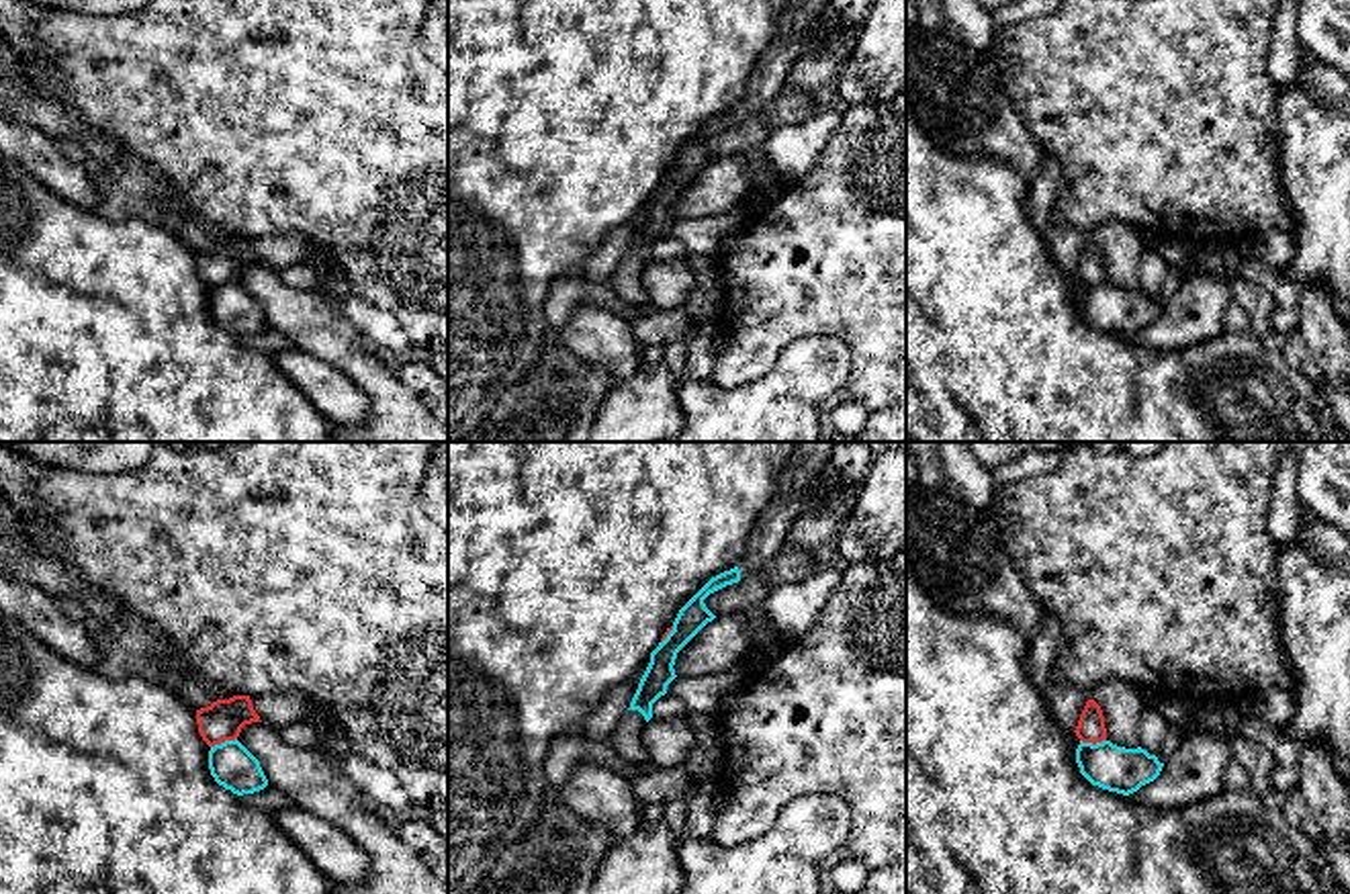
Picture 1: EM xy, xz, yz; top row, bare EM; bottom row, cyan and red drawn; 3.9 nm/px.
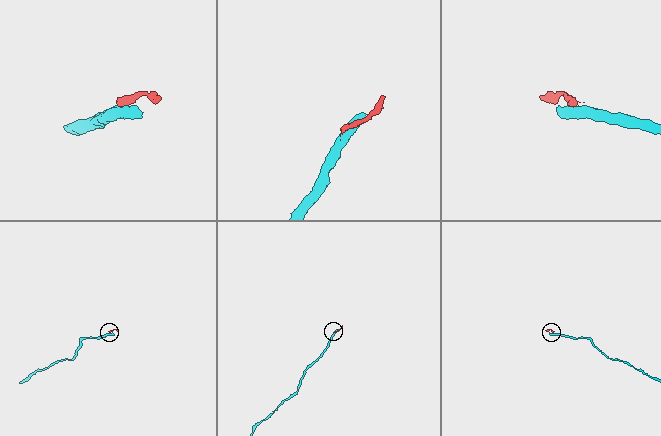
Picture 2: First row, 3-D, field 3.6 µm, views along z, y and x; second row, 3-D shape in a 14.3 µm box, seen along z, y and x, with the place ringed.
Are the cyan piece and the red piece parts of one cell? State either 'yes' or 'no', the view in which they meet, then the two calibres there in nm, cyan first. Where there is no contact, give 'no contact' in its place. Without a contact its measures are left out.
no; meets cyan in xy; 170 nm thick on the cyan side, 160 nm on the other

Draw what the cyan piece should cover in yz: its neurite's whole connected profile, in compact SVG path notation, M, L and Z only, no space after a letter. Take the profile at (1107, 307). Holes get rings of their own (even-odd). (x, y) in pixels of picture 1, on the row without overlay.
M1111 282L1082 284L1076 290L1080 315L1092 325L1109 333L1129 338L1141 327L1154 323L1164 305L1145 290L1125 290Z

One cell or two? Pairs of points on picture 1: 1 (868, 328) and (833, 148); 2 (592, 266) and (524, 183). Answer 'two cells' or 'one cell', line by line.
1: one cell
2: two cells

